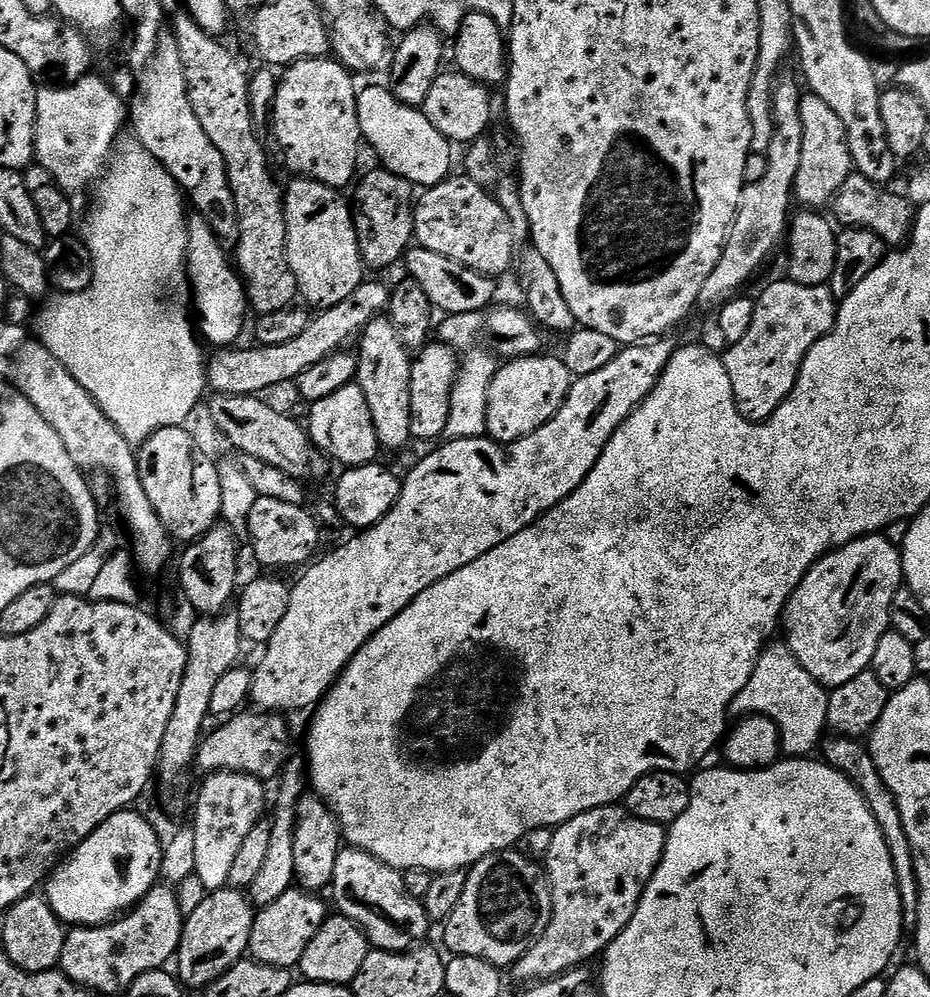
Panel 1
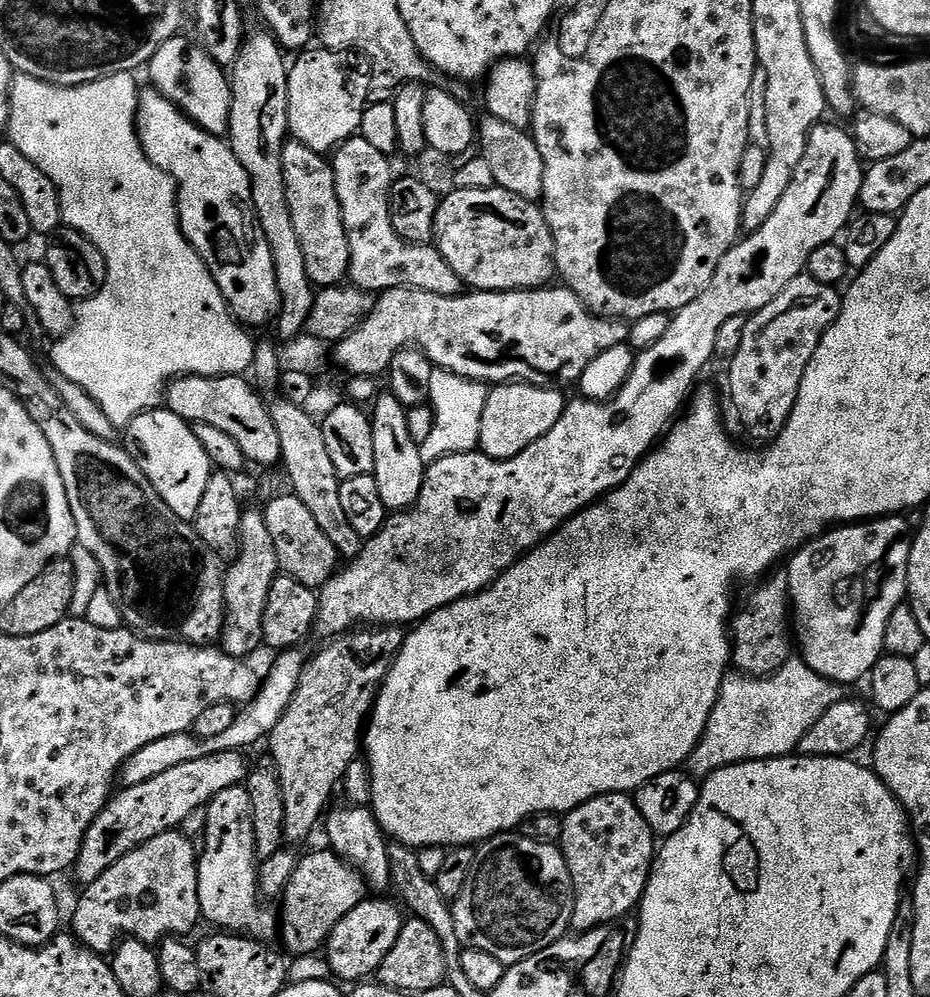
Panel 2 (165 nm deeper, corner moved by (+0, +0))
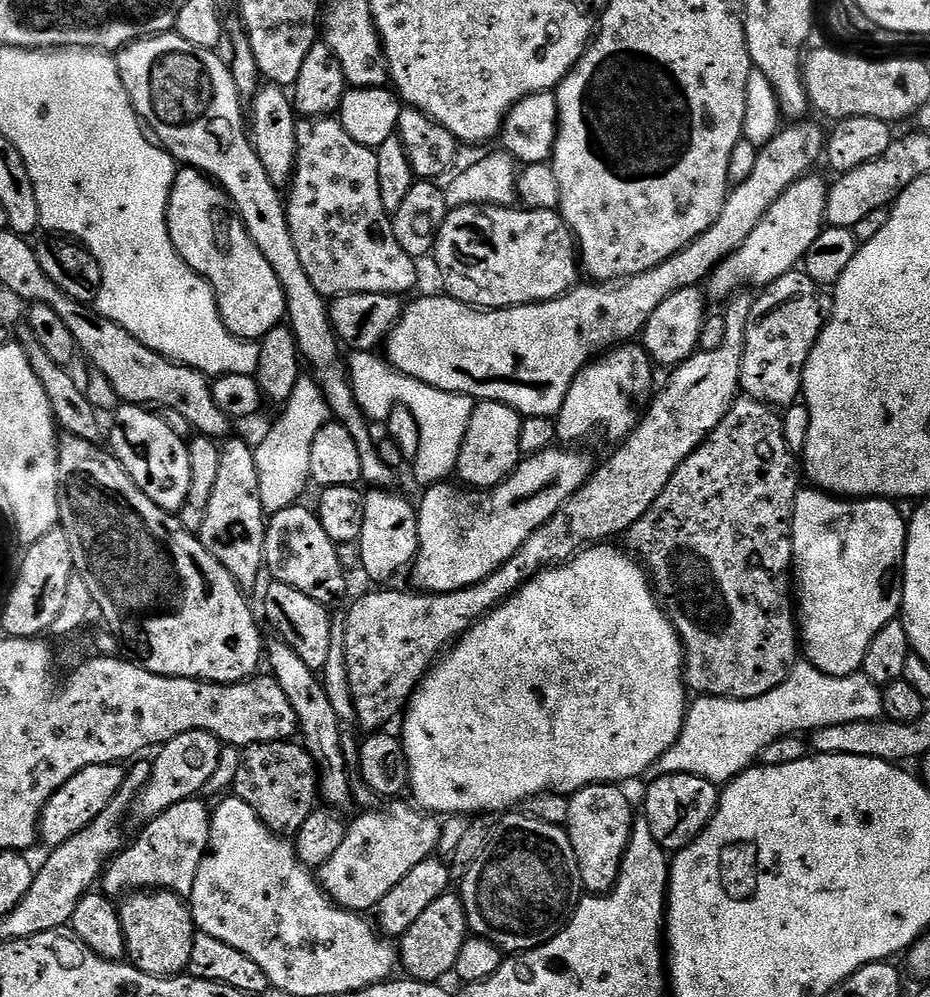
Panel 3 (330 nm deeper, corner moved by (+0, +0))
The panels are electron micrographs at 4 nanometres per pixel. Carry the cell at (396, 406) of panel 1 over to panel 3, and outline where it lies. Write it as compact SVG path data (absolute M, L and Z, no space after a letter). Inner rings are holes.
M372 488L363 493L364 521L358 541L360 564L372 580L388 580L407 569L420 549L420 518L418 508L404 496L395 496L395 491Z

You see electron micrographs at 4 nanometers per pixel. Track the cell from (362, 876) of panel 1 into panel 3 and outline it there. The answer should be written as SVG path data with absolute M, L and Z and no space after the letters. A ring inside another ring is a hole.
M279 638L269 639L266 644L266 668L272 679L282 686L282 694L294 706L296 723L302 743L314 758L320 778L320 796L325 805L345 810L352 804L352 776L348 773L348 760L344 757L344 740L340 737L340 716L319 680L317 669L306 666L293 648Z

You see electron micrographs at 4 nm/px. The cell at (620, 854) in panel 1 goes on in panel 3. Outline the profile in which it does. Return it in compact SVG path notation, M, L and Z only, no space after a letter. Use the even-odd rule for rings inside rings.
M591 784L571 793L566 831L578 858L581 885L592 894L608 894L620 877L624 855L632 837L632 804L616 784Z

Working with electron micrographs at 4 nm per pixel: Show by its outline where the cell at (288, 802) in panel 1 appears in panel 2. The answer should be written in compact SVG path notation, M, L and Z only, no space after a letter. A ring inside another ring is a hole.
M357 626L351 632L329 639L325 643L328 645L305 663L298 690L294 692L290 706L286 706L286 714L282 714L278 726L274 726L266 738L266 745L272 751L271 763L280 779L284 838L289 845L297 846L318 828L329 811L328 799L332 791L341 787L346 770L361 755L362 737L372 707L376 705L376 695L380 693L396 655L402 650L405 635L405 629L400 626Z

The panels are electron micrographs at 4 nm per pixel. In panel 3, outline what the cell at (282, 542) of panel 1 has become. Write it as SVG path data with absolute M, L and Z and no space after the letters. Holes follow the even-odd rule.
M293 506L268 516L264 529L264 568L278 584L302 590L306 598L325 606L344 592L344 568L340 565L338 545L322 530L322 522L311 507Z

